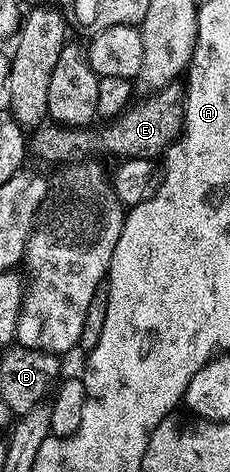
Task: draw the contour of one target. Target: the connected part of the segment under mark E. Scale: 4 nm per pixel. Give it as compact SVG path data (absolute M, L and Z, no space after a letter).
M181 83L165 84L157 89L147 100L131 103L121 116L103 123L98 127L64 128L53 122L37 129L32 136L32 152L50 164L66 164L69 160L82 162L89 152L107 152L110 156L135 160L144 158L154 160L161 157L166 149L177 140L182 132L182 97L184 88Z

